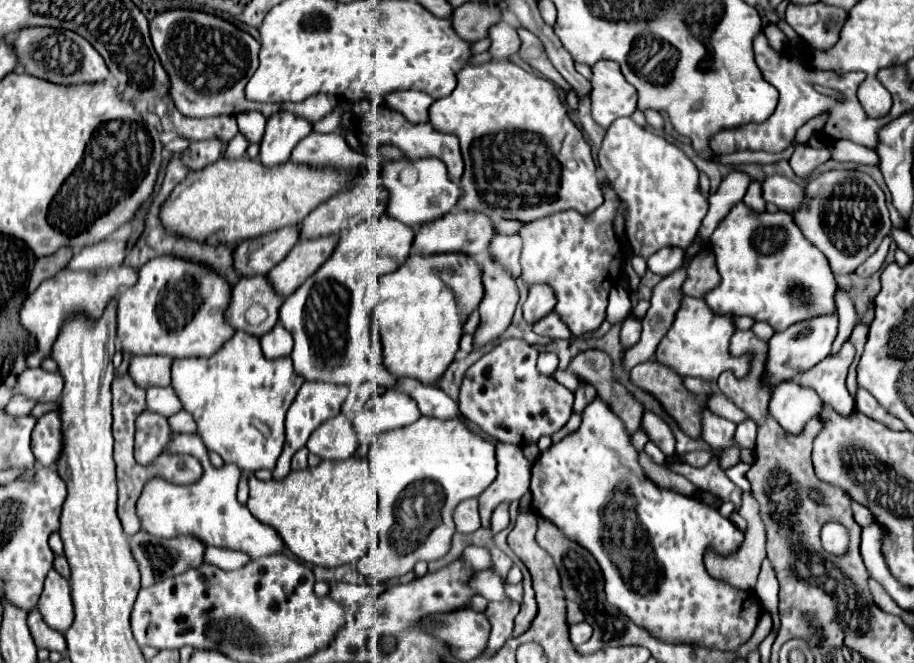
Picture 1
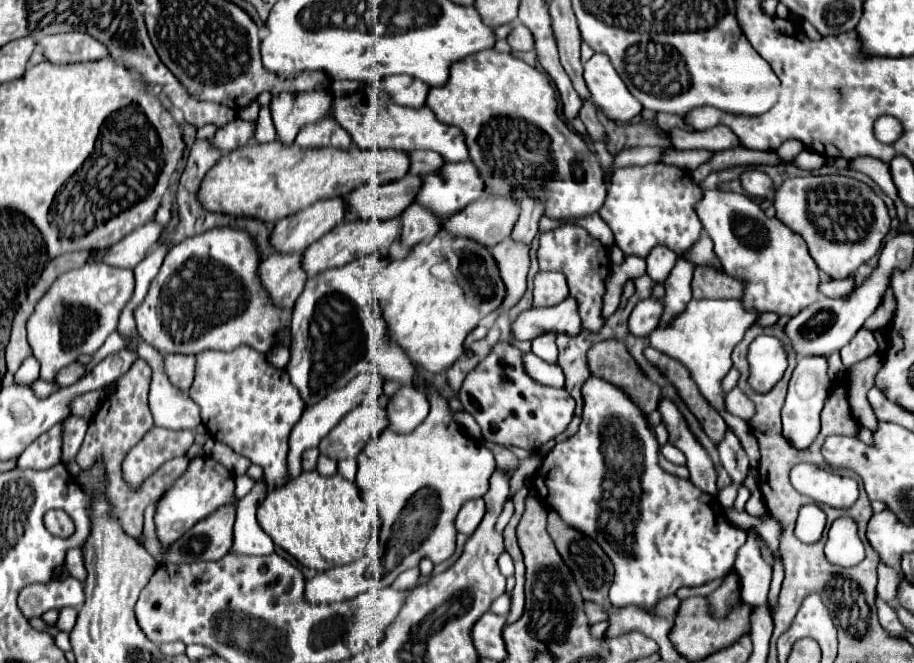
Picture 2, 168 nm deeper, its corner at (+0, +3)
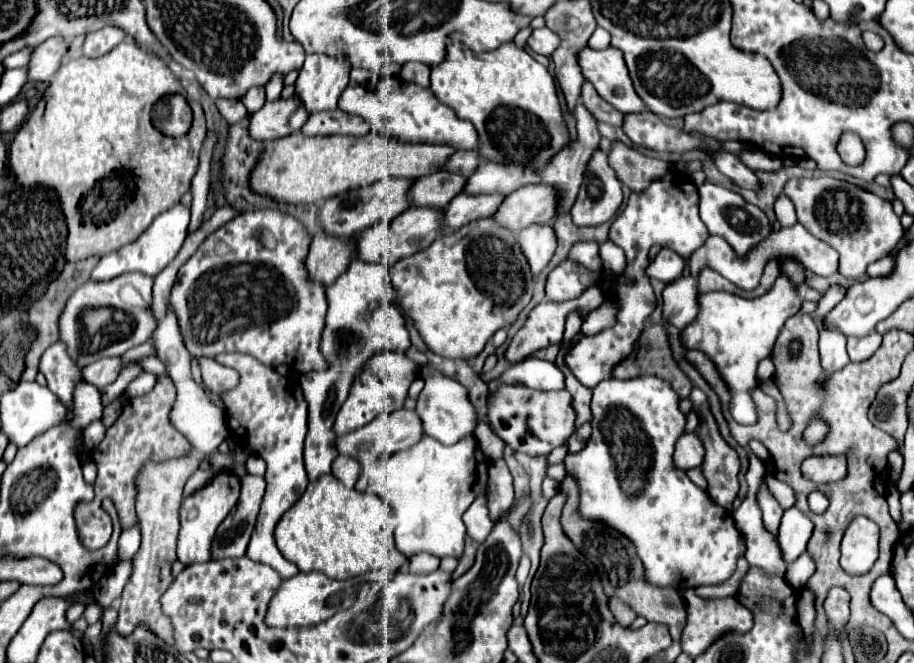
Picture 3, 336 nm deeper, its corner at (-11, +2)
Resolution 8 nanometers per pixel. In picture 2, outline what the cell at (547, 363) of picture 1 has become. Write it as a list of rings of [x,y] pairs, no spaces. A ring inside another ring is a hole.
[[[548,332],[548,334],[540,336],[540,338],[534,338],[532,340],[532,352],[536,352],[536,356],[546,360],[546,362],[556,362],[558,350],[556,350],[554,338],[556,338],[554,332]]]

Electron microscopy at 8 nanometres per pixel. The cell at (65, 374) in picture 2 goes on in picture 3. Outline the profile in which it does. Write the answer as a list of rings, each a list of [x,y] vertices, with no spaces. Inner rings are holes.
[[[107,357],[107,359],[99,359],[97,363],[87,365],[83,369],[83,377],[87,379],[87,383],[95,385],[97,389],[103,389],[117,379],[121,369],[123,369],[121,357]]]

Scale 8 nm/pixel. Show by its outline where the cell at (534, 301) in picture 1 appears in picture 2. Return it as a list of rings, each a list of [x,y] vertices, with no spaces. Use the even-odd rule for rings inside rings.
[[[538,272],[534,278],[534,306],[556,306],[568,298],[568,284],[564,274]]]

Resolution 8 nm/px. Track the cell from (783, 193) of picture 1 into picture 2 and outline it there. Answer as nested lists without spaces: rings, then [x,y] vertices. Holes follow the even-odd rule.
[[[746,170],[742,174],[742,186],[754,198],[772,198],[774,196],[774,182],[762,170]]]

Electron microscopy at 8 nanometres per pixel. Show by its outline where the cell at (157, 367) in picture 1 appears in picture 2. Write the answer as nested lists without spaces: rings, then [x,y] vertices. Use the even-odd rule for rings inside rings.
[[[164,354],[164,372],[176,388],[188,390],[192,384],[194,356],[190,356],[190,354]]]

